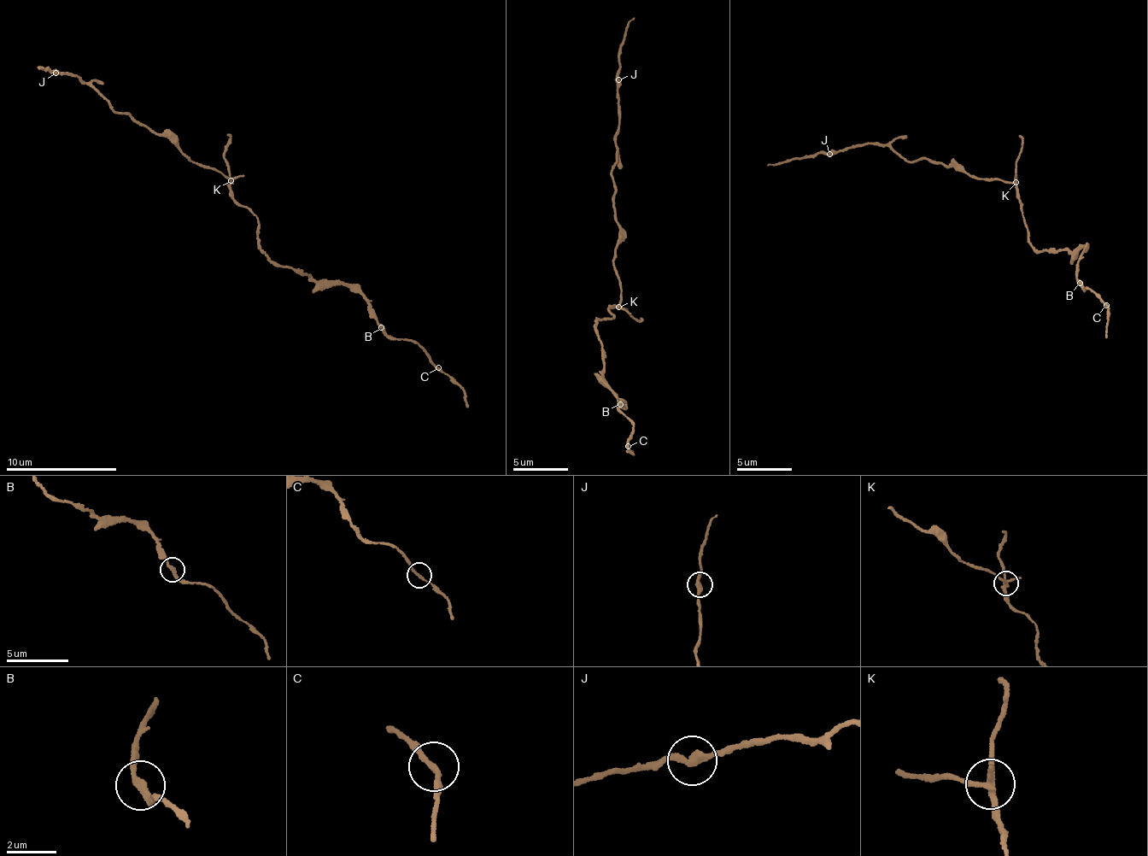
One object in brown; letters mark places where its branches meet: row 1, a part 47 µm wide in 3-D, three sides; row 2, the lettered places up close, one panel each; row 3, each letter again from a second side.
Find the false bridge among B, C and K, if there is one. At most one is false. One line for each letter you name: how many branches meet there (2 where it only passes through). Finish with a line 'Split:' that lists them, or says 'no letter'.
K: 4
Split: K

